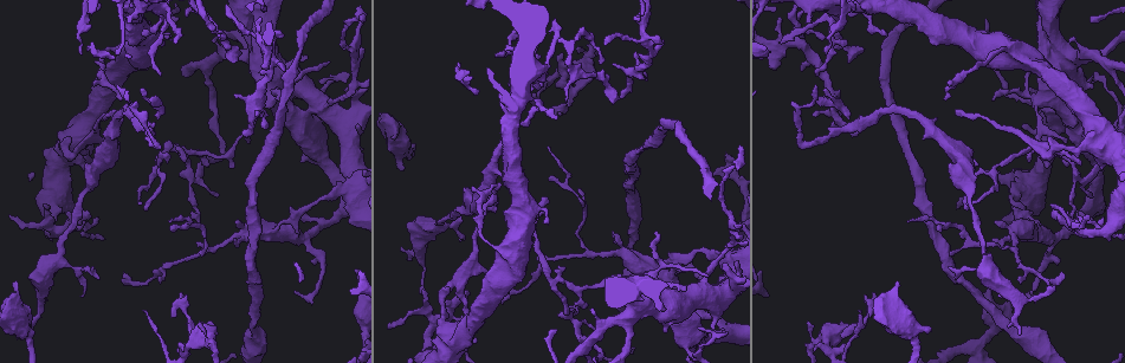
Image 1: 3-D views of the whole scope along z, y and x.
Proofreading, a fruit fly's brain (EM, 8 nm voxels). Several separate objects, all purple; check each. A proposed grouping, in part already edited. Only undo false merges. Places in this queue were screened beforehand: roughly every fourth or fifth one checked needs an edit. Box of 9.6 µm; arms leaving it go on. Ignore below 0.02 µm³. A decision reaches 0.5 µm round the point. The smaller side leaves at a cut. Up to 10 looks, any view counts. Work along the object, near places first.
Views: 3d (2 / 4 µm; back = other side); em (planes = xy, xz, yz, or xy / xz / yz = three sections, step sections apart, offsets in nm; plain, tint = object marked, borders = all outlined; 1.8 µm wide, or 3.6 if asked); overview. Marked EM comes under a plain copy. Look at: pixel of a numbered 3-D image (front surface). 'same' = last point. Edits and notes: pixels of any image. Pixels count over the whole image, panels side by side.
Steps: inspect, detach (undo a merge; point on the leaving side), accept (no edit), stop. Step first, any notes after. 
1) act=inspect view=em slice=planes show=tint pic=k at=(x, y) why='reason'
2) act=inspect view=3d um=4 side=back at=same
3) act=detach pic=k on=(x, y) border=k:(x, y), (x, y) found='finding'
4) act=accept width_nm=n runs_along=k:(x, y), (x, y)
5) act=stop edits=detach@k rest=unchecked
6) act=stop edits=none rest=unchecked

act=inspect view=em slice=planes show=tint pic=1 at=(57, 260) why='abrupt turn'

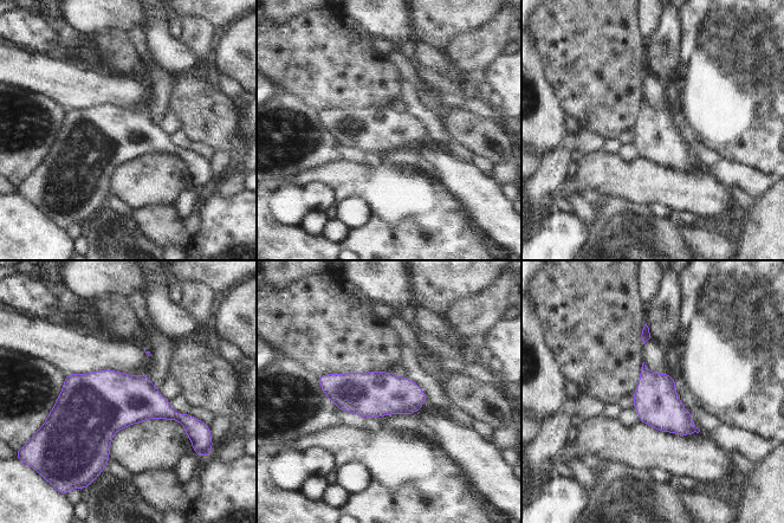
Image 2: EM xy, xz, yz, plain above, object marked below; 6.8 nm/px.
act=accept found='one cell here'

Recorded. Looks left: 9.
act=inspect view=em slice=planes show=tint pic=1 at=(307, 238) why='closes a loop'

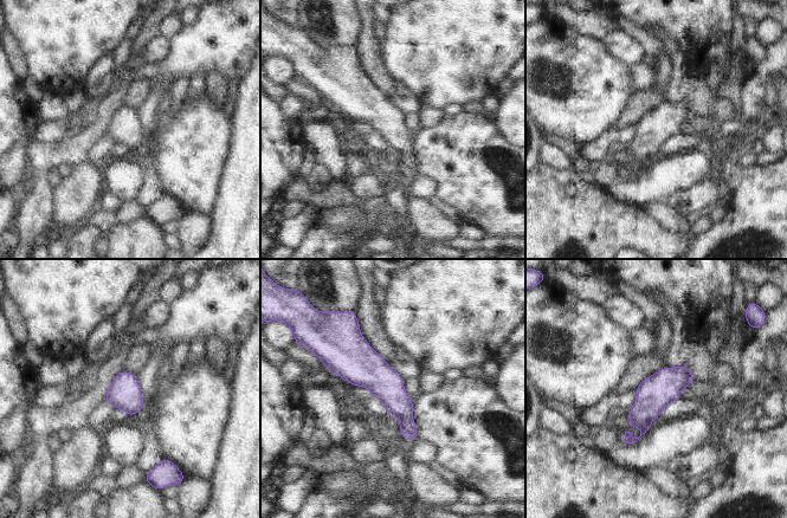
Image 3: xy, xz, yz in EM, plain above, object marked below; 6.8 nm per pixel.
act=accept runs_along=3:(356, 331), (356, 356), (413, 436) found='one cell here'

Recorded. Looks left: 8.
act=inspect view=em um=3.6 slice=xy step=4 show=tint pic=1 at=(1017, 234) why='thick turns thin'

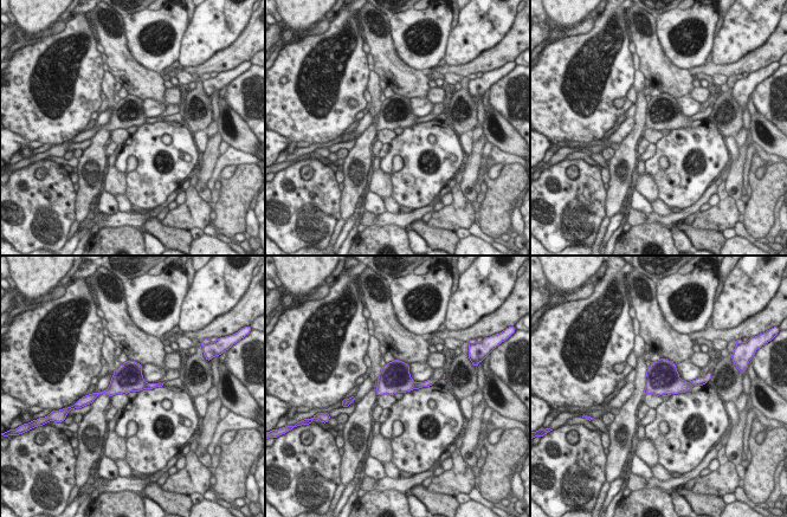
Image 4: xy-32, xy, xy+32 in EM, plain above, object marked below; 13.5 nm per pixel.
act=inspect view=em um=3.6 slice=planes show=tint at=same why='cut it another way'

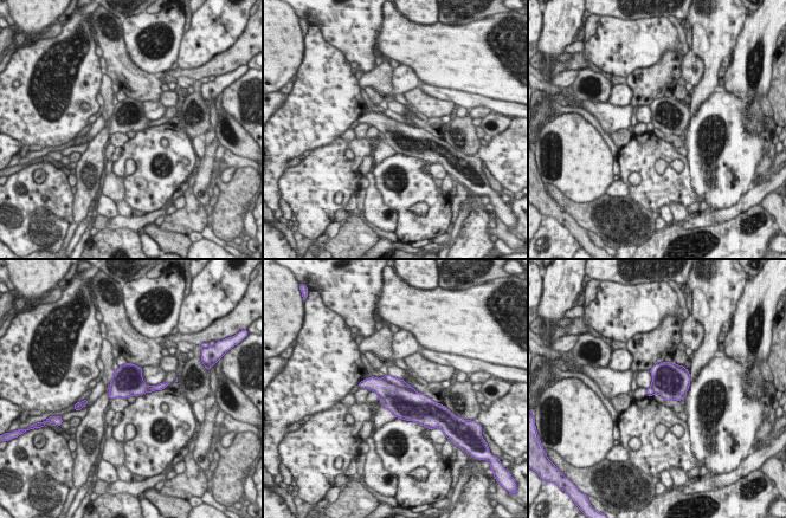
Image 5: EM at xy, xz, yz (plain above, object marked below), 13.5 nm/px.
act=detach pic=5 on=(400, 402) border=5:(382, 377), (407, 389) found='two cells meet here'

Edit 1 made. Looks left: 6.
act=inspect view=overview why='see it whole again'

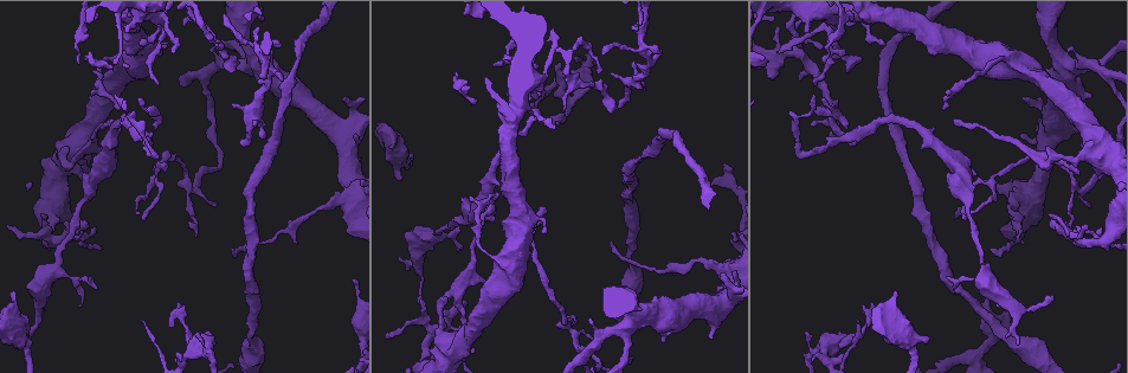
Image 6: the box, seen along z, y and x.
act=inspect view=3d um=2 pic=6 at=(1083, 241) why='arms part here'

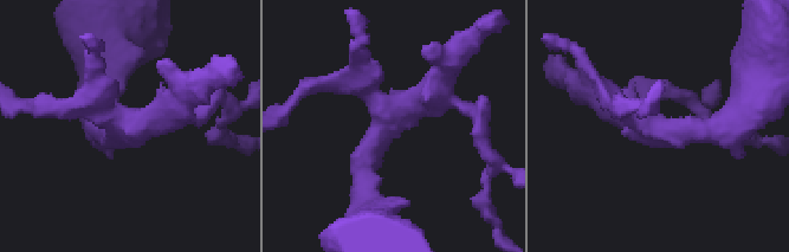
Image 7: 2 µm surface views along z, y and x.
act=inspect view=em slice=planes show=borders pic=7 at=(660, 129) why='shape alone is not enough'

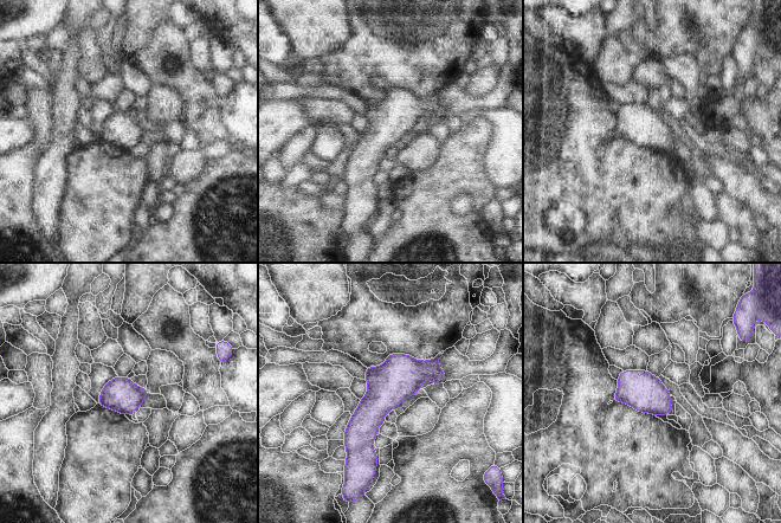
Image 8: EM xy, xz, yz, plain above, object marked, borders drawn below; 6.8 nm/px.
act=accept found='continuous, no second cell'

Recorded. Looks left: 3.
act=stop edits=detach@5 rest=unchecked

